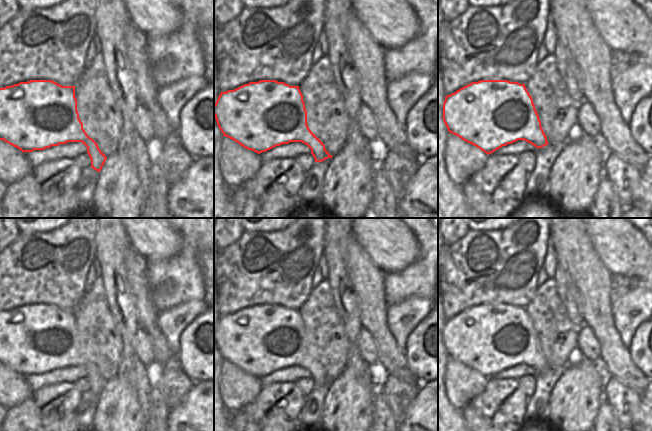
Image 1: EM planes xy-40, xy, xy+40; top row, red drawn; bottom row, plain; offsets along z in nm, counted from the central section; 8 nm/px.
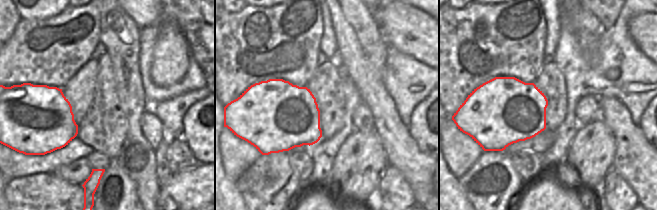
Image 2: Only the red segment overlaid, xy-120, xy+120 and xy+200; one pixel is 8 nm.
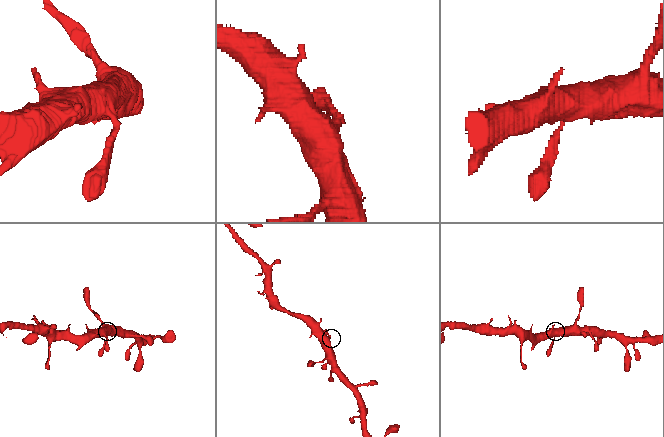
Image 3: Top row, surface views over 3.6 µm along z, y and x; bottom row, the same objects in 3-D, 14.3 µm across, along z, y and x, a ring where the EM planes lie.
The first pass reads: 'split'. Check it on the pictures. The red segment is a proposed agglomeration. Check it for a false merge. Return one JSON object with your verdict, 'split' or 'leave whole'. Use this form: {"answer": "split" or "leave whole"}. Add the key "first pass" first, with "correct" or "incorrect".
{"first pass": "incorrect", "answer": "leave whole"}

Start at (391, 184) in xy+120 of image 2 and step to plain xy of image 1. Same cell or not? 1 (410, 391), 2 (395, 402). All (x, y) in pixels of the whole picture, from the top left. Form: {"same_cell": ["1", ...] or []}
{"same_cell": ["1", "2"]}

